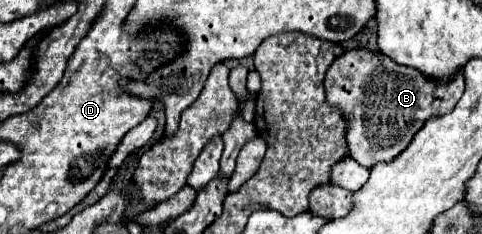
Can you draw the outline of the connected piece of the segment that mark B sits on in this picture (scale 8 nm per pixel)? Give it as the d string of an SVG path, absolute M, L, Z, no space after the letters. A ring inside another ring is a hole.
M349 49L335 57L327 69L325 101L331 107L339 107L347 121L345 141L351 157L369 169L379 161L395 159L429 117L449 113L461 99L463 87L461 69L447 83L439 83L415 67L395 63L379 51Z

